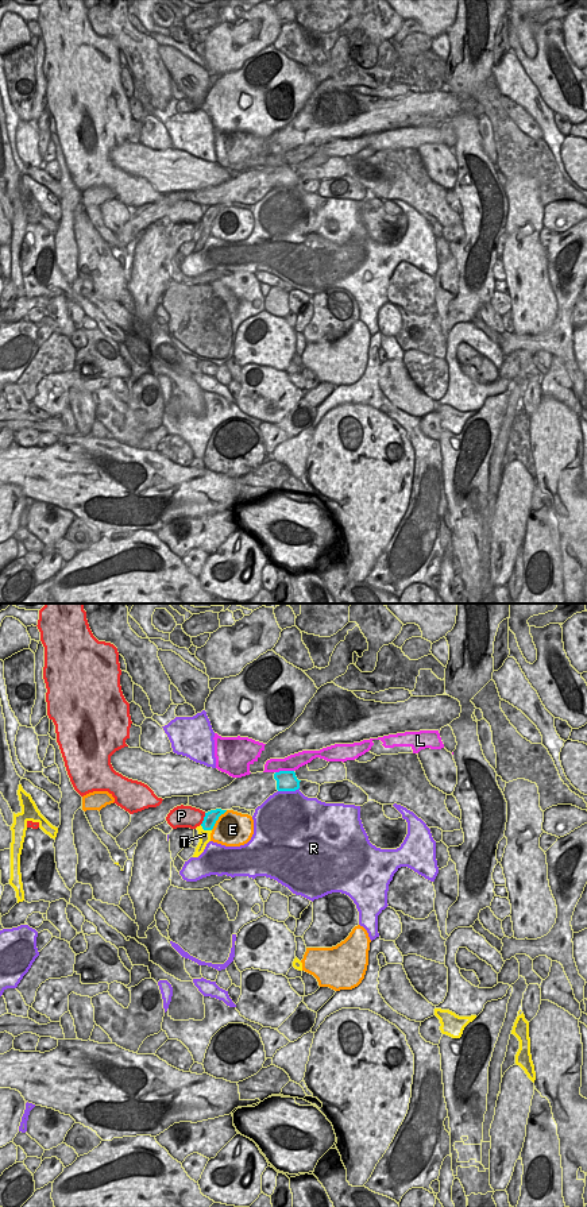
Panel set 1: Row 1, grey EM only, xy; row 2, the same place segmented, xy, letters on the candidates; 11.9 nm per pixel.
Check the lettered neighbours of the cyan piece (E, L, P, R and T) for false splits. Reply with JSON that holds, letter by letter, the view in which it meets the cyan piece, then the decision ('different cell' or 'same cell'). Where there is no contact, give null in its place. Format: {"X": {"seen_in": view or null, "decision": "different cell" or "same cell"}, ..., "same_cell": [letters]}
{"E": {"seen_in": "xy", "decision": "different cell"}, "L": {"seen_in": "xy", "decision": "different cell"}, "P": {"seen_in": "xy", "decision": "different cell"}, "R": {"seen_in": "xy", "decision": "different cell"}, "T": {"seen_in": "xy", "decision": "different cell"}, "same_cell": []}

